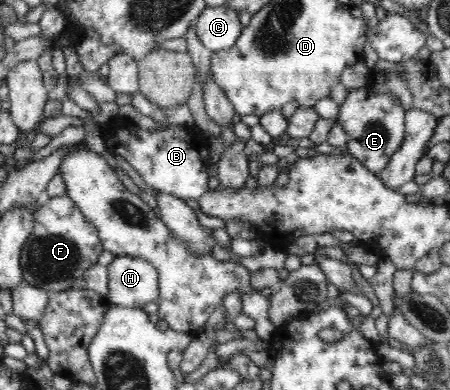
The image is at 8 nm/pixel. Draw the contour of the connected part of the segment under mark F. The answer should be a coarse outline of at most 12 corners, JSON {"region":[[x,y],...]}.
{"region":[[68,195],[44,198],[23,244],[23,280],[70,289],[103,251]]}

